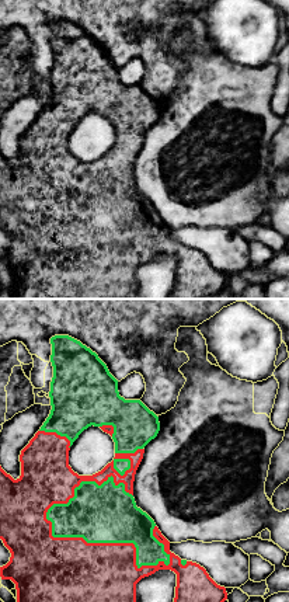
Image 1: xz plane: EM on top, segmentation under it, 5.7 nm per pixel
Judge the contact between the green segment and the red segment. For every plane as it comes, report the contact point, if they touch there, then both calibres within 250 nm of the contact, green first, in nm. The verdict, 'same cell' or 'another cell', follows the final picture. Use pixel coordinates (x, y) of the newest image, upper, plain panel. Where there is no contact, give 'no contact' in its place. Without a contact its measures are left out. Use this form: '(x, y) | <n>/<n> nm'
(108, 228) | 340/460 nm

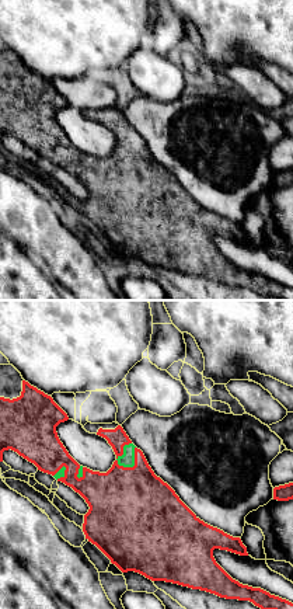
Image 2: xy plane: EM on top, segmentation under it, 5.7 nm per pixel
(124, 139) | 80/360 nm

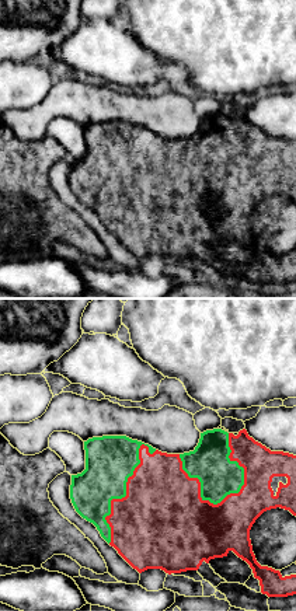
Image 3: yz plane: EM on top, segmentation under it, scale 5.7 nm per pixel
(201, 181) | 220/480 nm

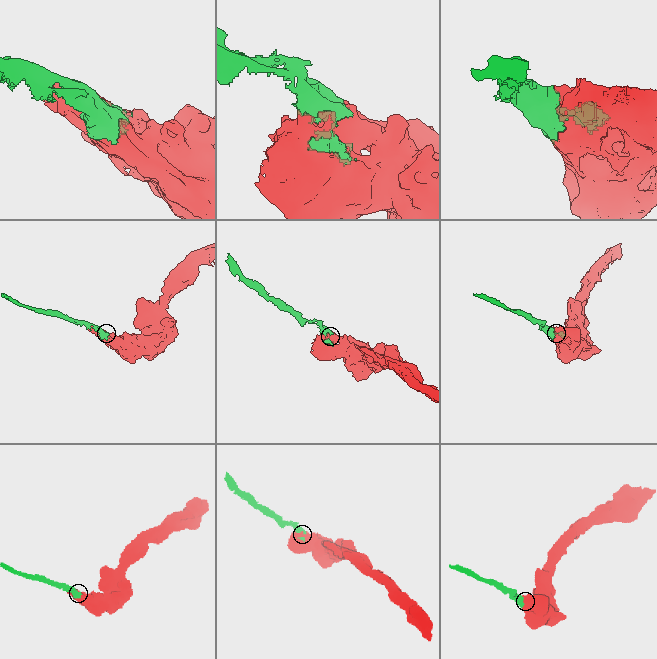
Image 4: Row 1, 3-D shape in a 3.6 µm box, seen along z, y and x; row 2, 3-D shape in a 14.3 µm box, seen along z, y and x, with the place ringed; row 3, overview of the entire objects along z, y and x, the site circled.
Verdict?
same cell

